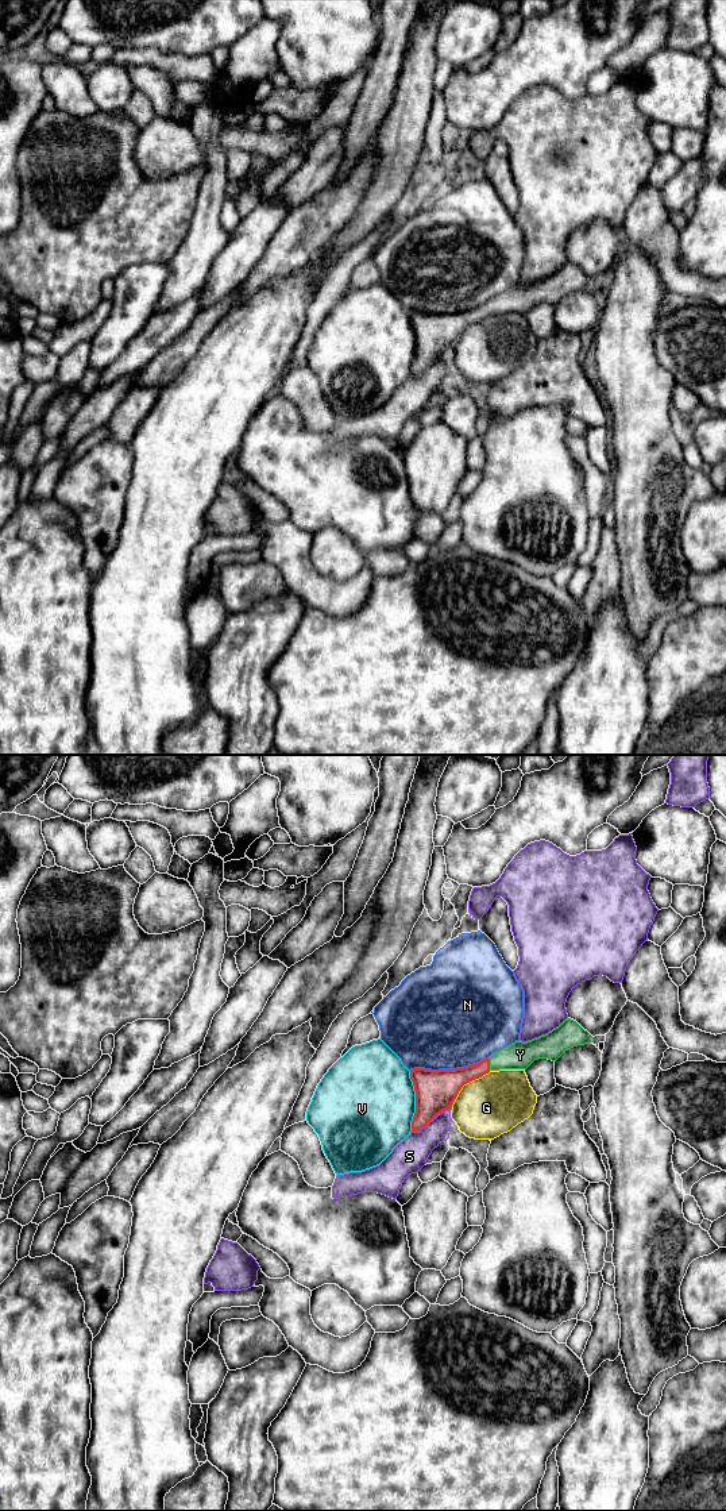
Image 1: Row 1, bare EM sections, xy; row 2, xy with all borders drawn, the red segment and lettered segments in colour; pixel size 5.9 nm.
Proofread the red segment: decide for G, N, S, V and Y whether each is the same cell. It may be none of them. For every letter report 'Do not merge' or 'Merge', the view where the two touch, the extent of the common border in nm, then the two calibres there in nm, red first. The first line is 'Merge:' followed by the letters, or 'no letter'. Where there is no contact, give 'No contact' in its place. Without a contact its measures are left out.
Merge: Y
G: Do not merge. Touches red in xy. Shared border 320 nm. Thickness 240 nm (red) against 360 nm
N: Do not merge. Touches red in xy. Shared border 480 nm. Thickness 240 nm (red) against 500 nm
S: Do not merge. Touches red in xy. Shared border 280 nm. Thickness 240 nm (red) against 200 nm
V: Do not merge. Touches red in xy. Shared border 360 nm. Thickness 240 nm (red) against 500 nm
Y: Merge. Touches red in xy. Shared border 80 nm. Thickness 140 nm (red) against 160 nm

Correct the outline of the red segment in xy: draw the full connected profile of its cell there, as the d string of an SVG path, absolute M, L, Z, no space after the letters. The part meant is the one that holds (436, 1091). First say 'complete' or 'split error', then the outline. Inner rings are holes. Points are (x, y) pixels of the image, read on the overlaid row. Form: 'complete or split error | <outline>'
split error | M568 1018L545 1036L528 1042L515 1041L472 1065L439 1071L410 1069L410 1079L416 1091L412 1132L420 1132L439 1114L449 1110L464 1084L490 1071L526 1069L537 1059L556 1061L565 1051L592 1041L594 1037L587 1030Z

